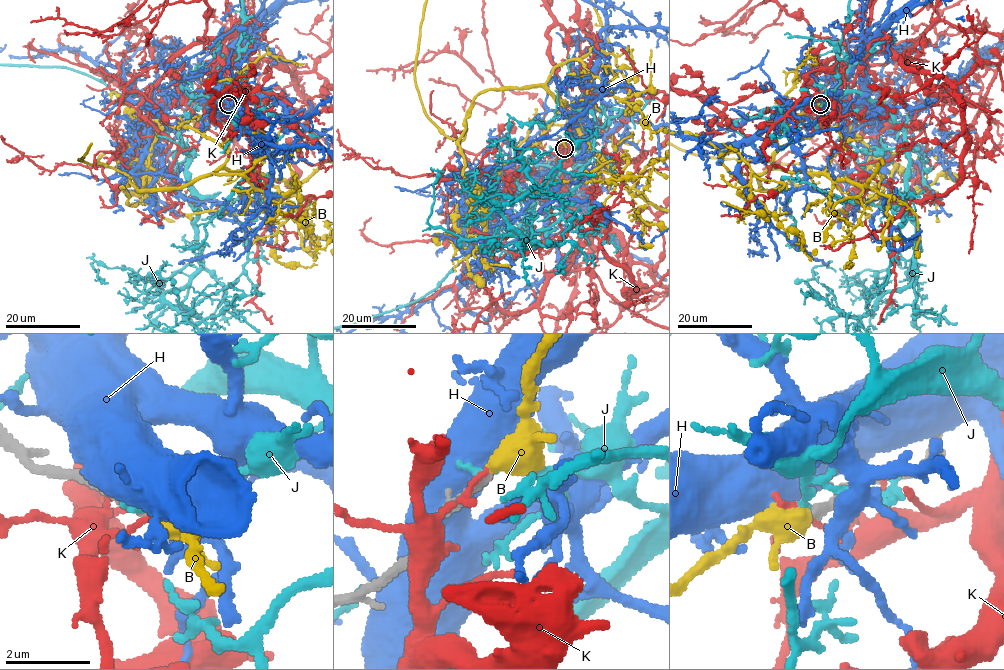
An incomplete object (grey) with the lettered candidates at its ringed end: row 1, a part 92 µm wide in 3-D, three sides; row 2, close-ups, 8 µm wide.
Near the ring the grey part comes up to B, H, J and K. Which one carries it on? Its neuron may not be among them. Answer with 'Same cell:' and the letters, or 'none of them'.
Same cell: B

